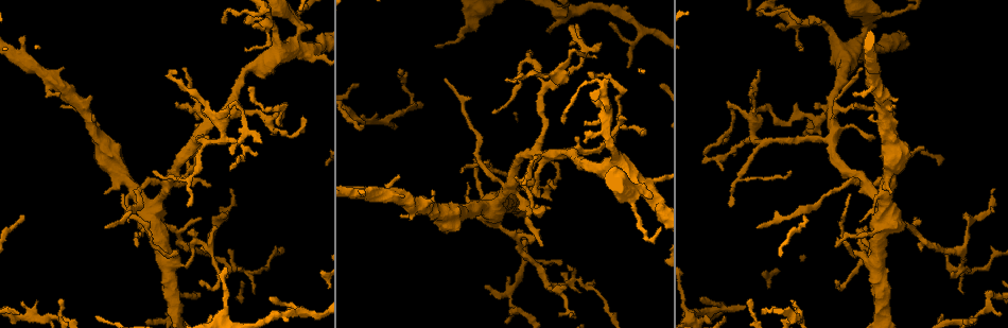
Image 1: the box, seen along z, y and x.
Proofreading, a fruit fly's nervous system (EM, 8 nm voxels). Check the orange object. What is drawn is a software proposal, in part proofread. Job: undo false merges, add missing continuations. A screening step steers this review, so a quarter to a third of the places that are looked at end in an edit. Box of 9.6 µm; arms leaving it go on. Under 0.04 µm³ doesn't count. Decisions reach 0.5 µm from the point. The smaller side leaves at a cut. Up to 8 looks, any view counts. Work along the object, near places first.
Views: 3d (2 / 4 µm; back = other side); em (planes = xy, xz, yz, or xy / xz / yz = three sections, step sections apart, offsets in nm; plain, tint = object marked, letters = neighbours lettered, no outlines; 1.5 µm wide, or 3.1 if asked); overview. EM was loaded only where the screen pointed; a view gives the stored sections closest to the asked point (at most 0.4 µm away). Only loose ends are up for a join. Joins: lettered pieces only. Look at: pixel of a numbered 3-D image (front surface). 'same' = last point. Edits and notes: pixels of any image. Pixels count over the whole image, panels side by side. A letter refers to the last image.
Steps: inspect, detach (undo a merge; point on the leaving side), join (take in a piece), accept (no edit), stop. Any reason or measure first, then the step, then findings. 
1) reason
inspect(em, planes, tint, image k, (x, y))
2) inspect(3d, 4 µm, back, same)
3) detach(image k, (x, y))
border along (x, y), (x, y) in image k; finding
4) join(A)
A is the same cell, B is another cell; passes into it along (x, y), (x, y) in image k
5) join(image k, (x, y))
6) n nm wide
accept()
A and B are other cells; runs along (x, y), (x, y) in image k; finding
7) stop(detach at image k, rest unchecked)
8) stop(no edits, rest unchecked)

sudden change in width
inspect(3d, 2 µm, image 1, (908, 226))

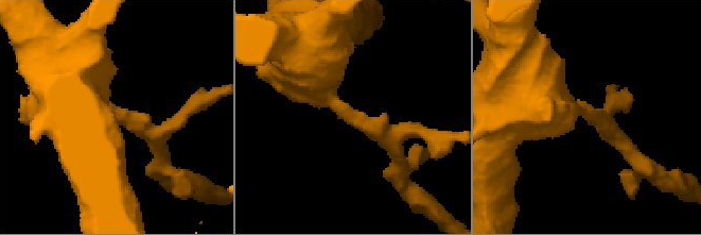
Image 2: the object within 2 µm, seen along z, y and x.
need the tissue
inspect(em, planes, letters, image 2, (592, 118))

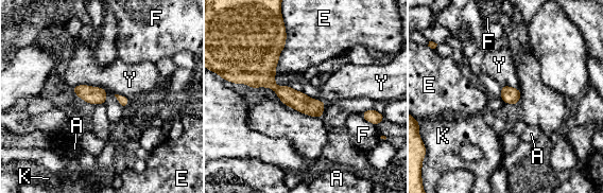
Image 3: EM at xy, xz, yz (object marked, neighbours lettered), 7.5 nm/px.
accept()
A, E, F, K and Y are other cells; one cell here

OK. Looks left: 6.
an open end
inspect(em, planes, letters, image 1, (138, 245))

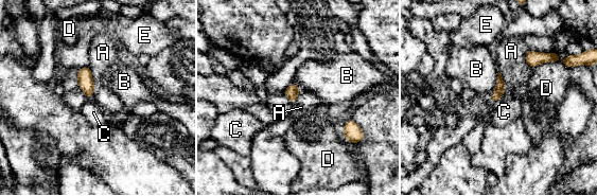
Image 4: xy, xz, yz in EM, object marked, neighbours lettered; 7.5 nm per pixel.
A touches over 240 nm
accept()
A, B, C, D and E are other cells; border along (498, 71), (495, 89), (490, 98) in image 4; none of them fits

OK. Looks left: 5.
branch point
inspect(3d, 4 µm, image 1, (205, 142))

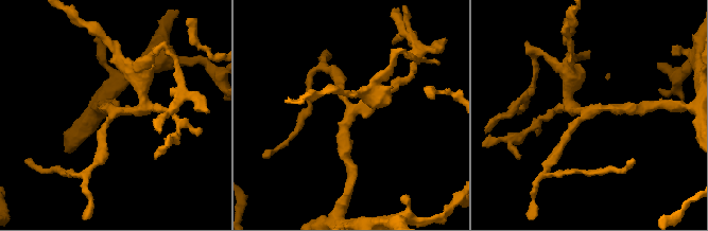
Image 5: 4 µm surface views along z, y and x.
inspect(em, xz, step 4, tint, image 5, (591, 110))

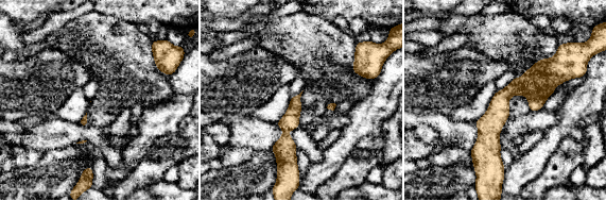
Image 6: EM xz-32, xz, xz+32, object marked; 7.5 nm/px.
another direction
inspect(em, planes, letters, same)

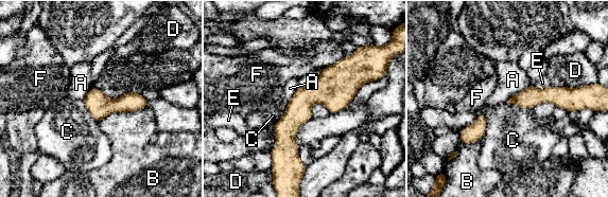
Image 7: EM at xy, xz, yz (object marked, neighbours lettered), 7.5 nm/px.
accept()
A, B, C, D, E and F are other cells; continuous, no second cell

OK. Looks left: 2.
stop(no edits, rest unchecked)

